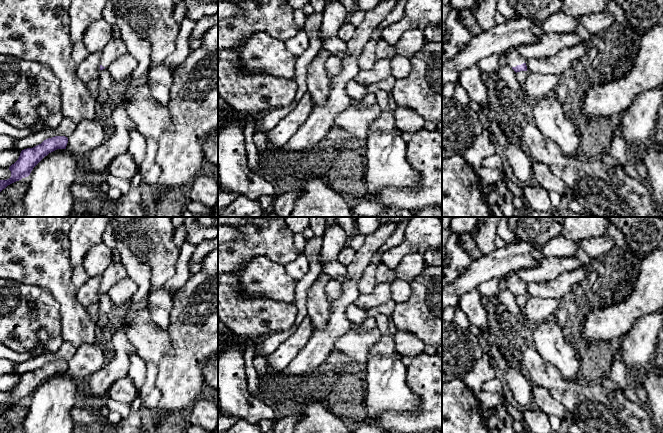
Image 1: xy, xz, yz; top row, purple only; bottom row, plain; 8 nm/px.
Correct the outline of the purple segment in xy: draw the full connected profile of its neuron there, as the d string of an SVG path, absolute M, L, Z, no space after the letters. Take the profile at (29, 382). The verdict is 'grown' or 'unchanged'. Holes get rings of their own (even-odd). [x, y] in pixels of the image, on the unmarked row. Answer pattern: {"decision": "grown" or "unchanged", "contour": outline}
{"decision": "unchanged", "contour": "M55 360L44 364L41 368L21 375L18 384L9 391L11 401L0 404L0 416L8 409L28 401L33 392L49 377L57 373L66 373L68 362Z"}

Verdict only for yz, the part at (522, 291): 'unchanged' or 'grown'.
grown

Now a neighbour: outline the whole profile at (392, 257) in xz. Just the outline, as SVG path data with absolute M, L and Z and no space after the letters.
M403 241L401 244L398 244L383 253L382 263L389 268L395 269L404 257L415 252L418 252L417 245Z

